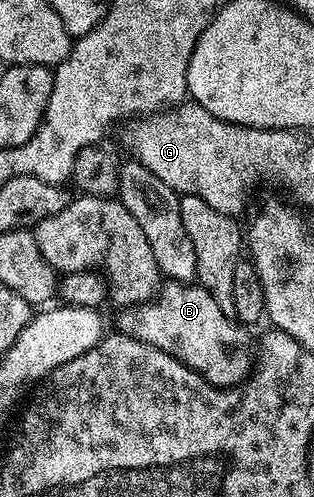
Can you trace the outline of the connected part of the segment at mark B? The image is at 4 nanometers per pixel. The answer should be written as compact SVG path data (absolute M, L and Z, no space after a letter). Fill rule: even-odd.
M168 281L149 302L125 306L117 317L119 334L129 335L146 345L154 345L182 361L216 387L235 387L248 378L254 366L254 343L248 340L243 326L218 309L199 282Z

